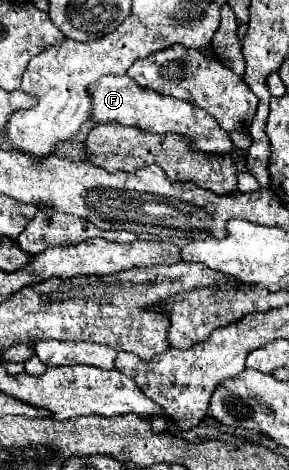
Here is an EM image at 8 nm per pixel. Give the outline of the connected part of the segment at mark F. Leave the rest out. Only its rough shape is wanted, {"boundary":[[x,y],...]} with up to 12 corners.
{"boundary":[[128,75],[94,83],[90,117],[234,149],[212,115],[144,91]]}

